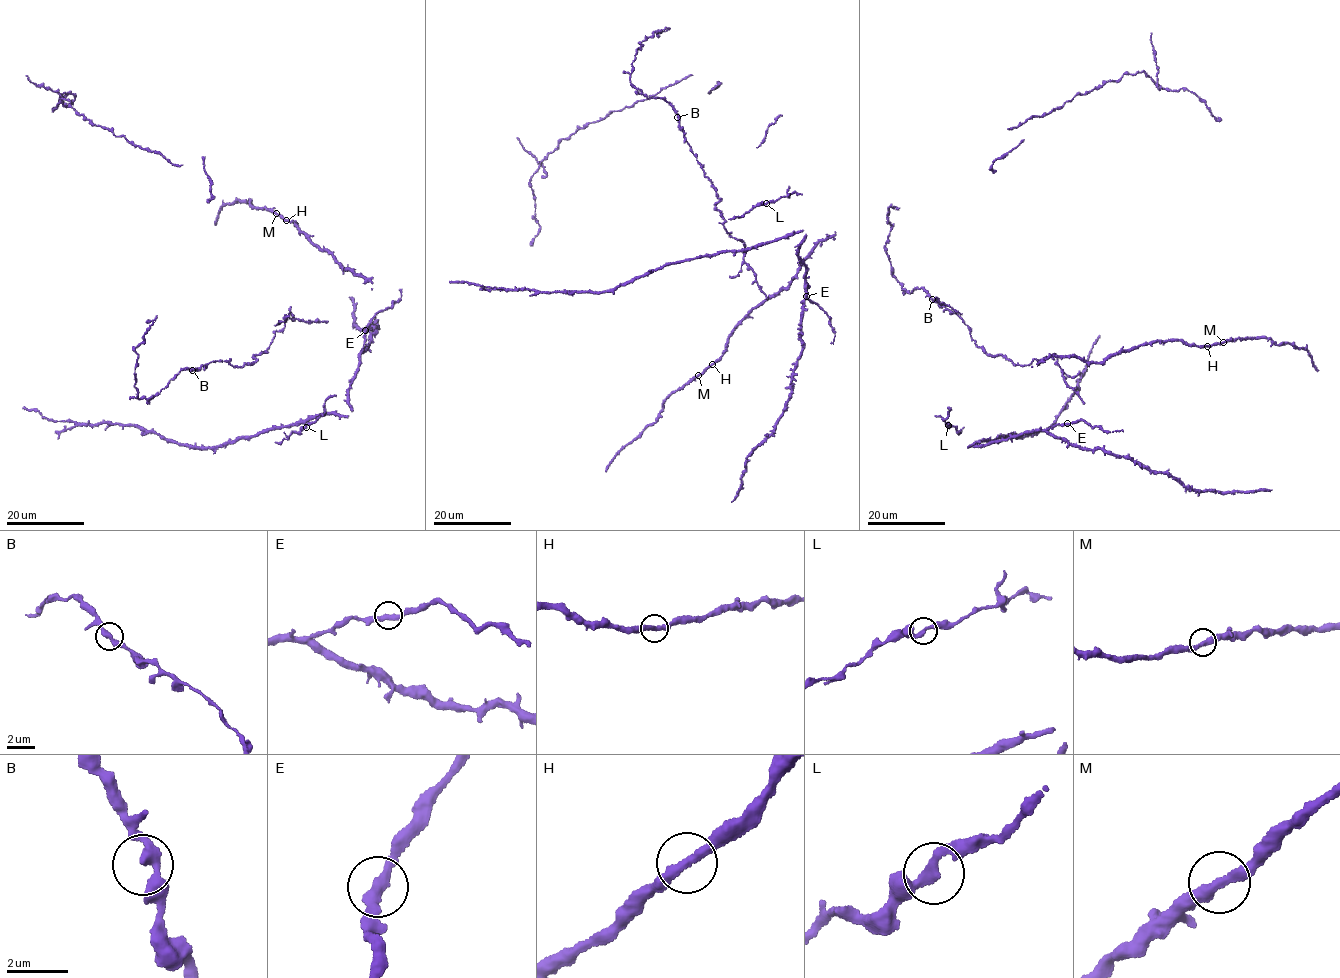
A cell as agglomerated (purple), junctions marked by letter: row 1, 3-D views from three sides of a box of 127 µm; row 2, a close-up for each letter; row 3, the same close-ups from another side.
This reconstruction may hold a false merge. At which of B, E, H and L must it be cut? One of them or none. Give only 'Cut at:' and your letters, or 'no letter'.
Cut at: no letter

